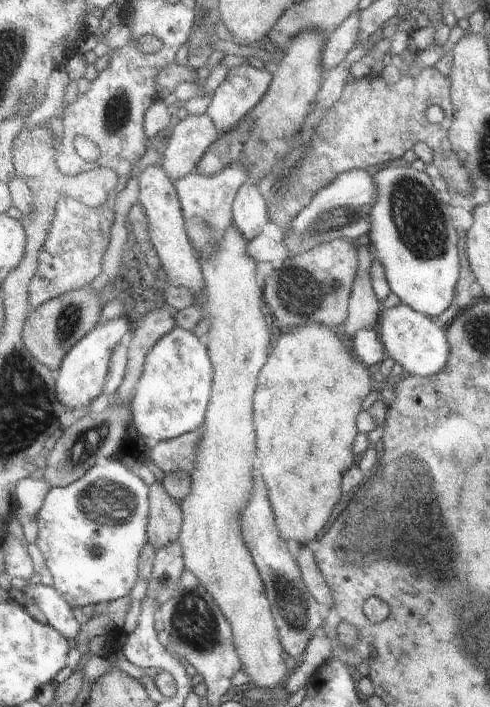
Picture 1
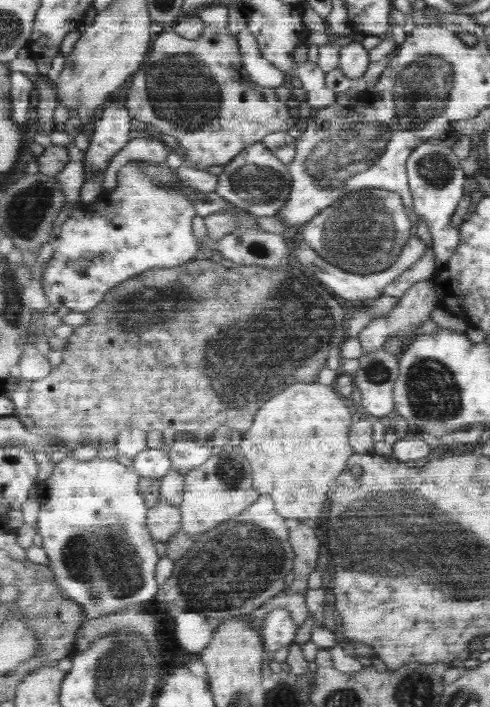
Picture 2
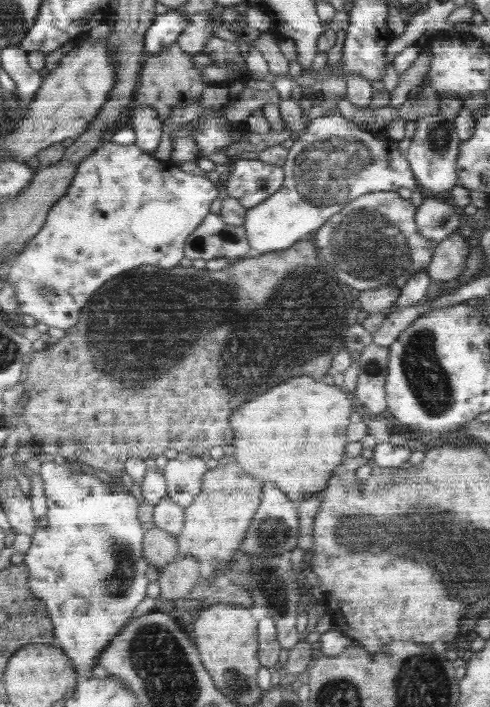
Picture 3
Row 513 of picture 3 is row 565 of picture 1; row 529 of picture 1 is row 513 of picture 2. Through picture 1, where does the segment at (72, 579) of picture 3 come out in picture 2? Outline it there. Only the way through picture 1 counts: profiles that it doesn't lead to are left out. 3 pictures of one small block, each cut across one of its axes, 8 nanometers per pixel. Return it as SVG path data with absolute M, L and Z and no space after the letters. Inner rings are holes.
M72 456L56 464L53 475L46 481L47 494L41 501L38 518L43 548L50 558L50 567L56 571L62 591L80 601L89 618L111 616L114 612L136 606L138 602L142 606L146 600L156 600L162 589L156 580L156 566L162 556L148 524L152 505L141 491L143 478L135 465L126 466L117 459L97 456L94 460L84 461Z

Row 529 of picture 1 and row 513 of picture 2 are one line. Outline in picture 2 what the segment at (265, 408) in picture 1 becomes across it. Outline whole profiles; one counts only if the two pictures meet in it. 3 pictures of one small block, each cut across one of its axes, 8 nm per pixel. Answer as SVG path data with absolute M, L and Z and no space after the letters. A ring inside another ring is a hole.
M318 382L294 384L260 408L256 424L244 434L240 446L256 472L256 488L276 500L280 516L296 518L296 522L320 518L336 476L346 470L348 458L354 454L348 444L351 424L344 402L330 386Z

